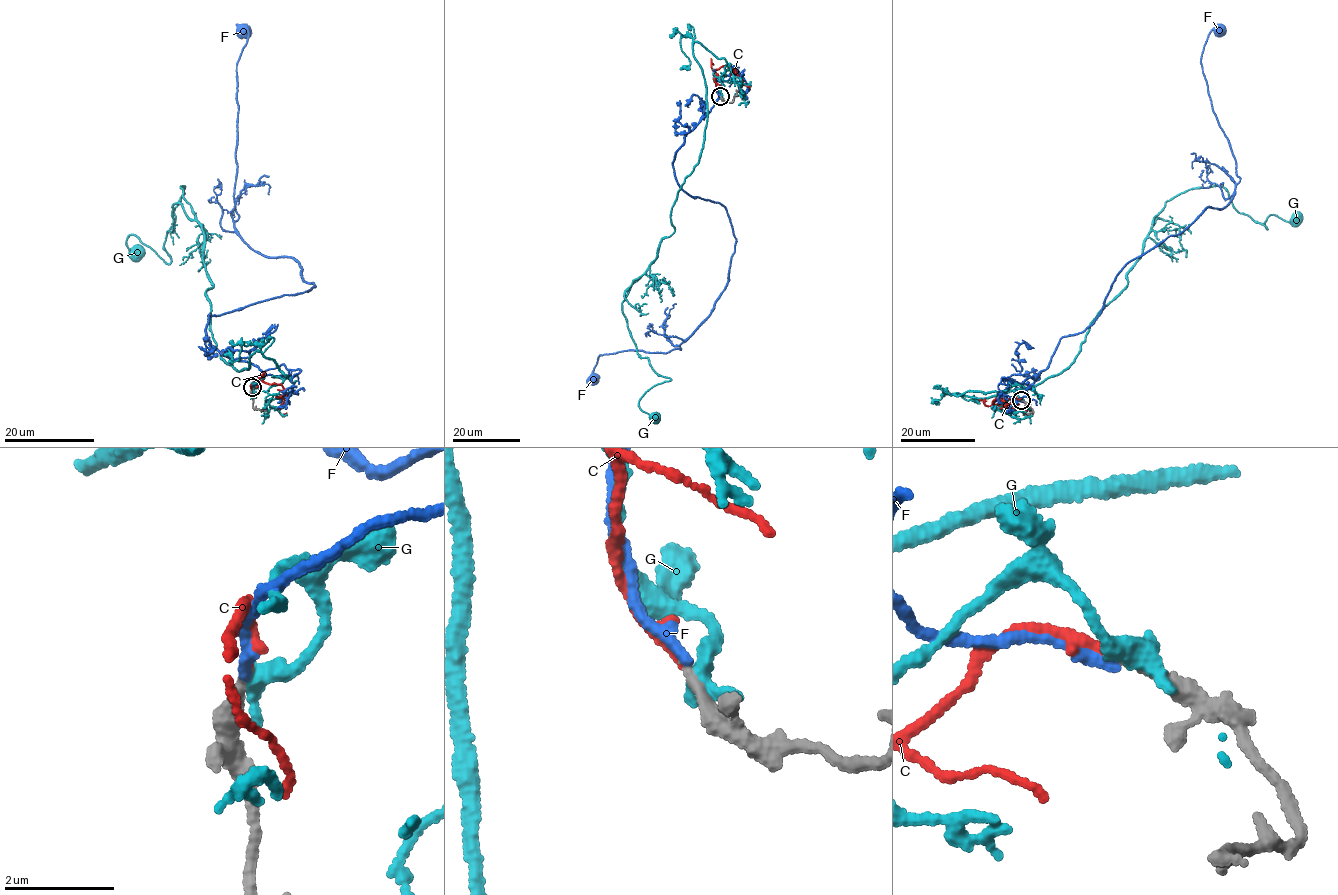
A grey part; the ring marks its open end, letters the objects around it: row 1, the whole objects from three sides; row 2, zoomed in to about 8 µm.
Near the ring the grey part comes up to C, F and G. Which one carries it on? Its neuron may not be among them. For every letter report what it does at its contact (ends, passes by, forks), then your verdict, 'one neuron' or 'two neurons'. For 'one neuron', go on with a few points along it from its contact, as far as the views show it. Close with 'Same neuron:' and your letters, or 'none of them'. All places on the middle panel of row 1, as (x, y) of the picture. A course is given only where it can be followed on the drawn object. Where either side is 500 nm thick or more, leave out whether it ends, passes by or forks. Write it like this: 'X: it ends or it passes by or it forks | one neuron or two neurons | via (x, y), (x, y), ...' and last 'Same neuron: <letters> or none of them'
C: it ends | one neuron | via (720, 97), (714, 78), (715, 71), (722, 66), (729, 66), (743, 83), (751, 86)
F: it ends | two neurons
G: it ends | two neurons
Same neuron: C

